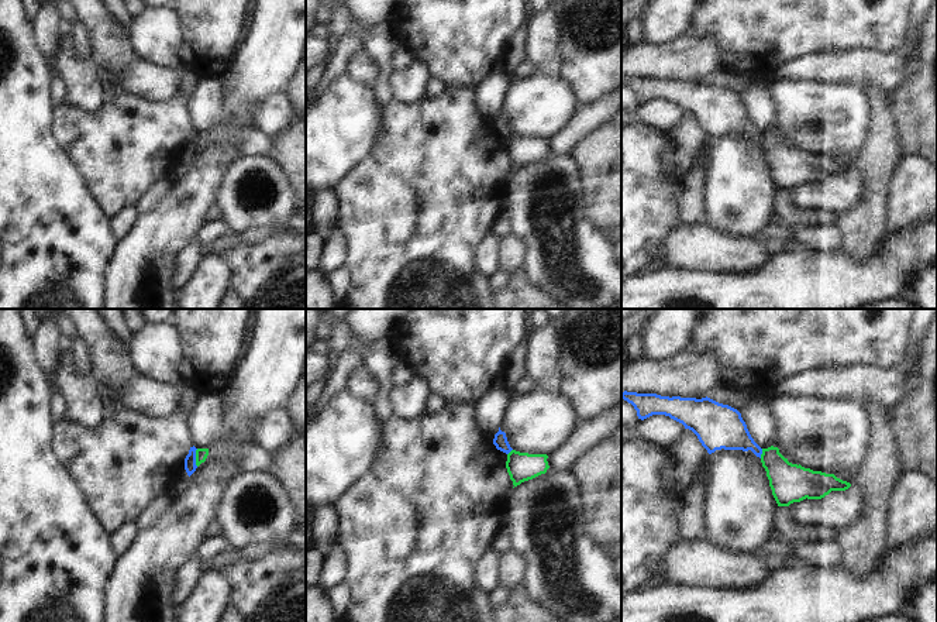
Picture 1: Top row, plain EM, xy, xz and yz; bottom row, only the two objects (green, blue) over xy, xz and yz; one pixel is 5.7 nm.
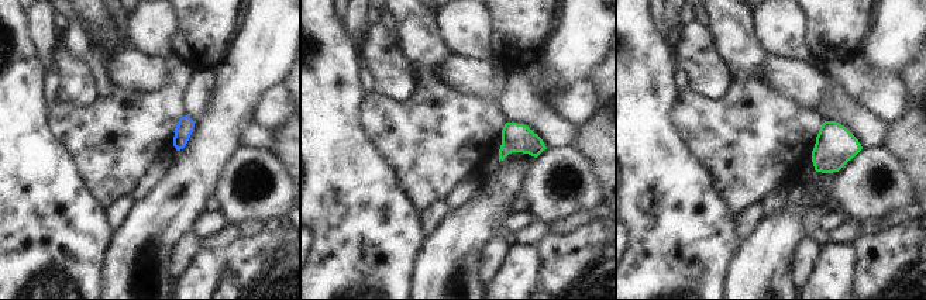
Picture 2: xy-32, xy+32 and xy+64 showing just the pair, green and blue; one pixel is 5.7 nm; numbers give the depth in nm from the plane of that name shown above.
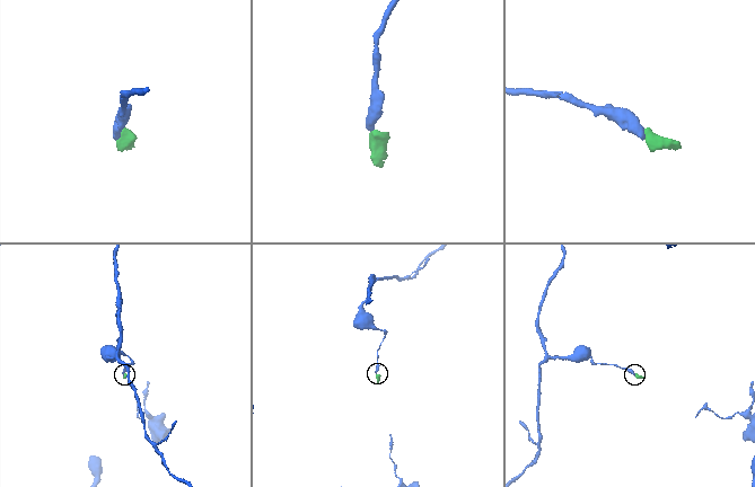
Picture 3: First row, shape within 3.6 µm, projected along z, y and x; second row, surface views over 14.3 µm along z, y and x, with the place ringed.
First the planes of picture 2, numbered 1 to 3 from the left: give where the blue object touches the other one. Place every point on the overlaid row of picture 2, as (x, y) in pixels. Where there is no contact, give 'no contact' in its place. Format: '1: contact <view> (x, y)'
1: no contact
2: no contact
3: no contact

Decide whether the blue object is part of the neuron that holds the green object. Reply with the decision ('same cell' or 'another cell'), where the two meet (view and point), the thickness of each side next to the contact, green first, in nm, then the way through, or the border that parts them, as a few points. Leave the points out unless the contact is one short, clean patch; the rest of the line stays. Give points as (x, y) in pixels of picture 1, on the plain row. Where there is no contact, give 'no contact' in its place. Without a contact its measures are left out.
another cell; meets green in xy at (196, 141); 70 nm thick on the green side, 70 nm on the other; border along xy (197, 133), (196, 150)

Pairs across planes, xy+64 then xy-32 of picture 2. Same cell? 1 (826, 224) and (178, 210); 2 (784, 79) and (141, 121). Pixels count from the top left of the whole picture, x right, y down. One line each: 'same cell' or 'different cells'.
1: different cells
2: different cells

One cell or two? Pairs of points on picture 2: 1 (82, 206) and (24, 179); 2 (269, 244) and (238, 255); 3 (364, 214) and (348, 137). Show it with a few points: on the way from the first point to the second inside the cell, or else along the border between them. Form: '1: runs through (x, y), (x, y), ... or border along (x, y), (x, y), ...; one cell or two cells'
1: runs through (68, 204), (61, 200), (47, 200), (38, 192); one cell
2: runs through (262, 250), (254, 255), (245, 255); one cell
3: runs through (350, 195), (348, 157); one cell

